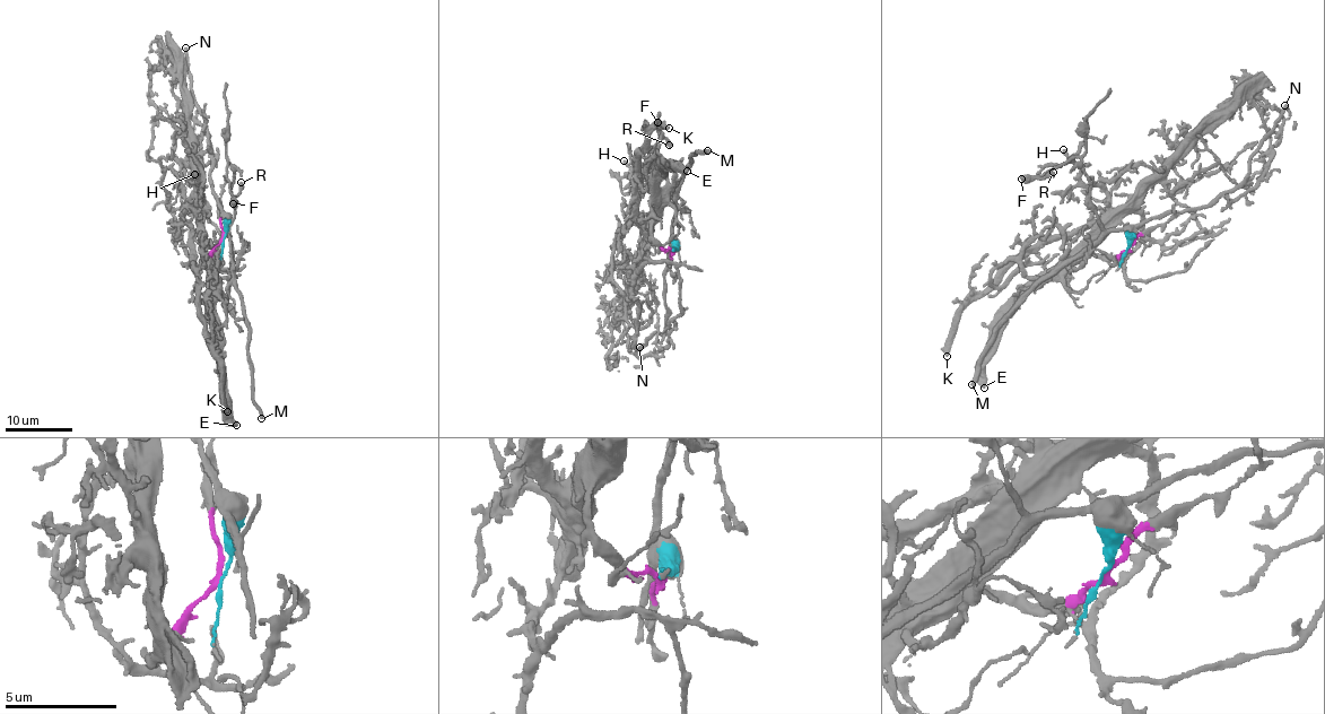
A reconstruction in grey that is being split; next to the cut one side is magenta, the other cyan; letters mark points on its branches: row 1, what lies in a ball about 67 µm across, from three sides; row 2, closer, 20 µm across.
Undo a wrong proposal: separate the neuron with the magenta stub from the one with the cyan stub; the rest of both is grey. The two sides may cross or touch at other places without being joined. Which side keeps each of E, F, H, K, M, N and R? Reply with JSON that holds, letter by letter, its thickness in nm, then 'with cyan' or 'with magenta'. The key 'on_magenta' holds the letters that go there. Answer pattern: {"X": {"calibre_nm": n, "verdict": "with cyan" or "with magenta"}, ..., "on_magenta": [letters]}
{"E": {"calibre_nm": 480, "verdict": "with magenta"}, "F": {"calibre_nm": 650, "verdict": "with cyan"}, "H": {"calibre_nm": 280, "verdict": "with magenta"}, "K": {"calibre_nm": 440, "verdict": "with magenta"}, "M": {"calibre_nm": 360, "verdict": "with cyan"}, "N": {"calibre_nm": 280, "verdict": "with cyan"}, "R": {"calibre_nm": 440, "verdict": "with cyan"}, "on_magenta": ["E", "H", "K"]}

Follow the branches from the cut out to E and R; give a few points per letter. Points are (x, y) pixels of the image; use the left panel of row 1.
E: (223, 238), (207, 262), (202, 263), (209, 270), (211, 283), (221, 395), (227, 418), (236, 426)
R: (223, 238), (225, 220), (227, 226), (234, 216), (234, 170), (227, 164), (227, 180), (235, 196), (242, 183)

